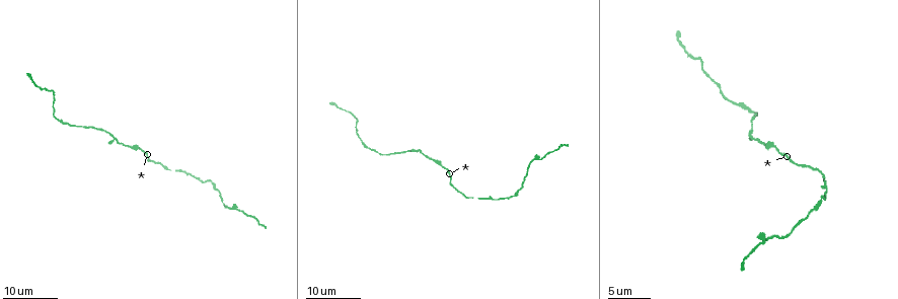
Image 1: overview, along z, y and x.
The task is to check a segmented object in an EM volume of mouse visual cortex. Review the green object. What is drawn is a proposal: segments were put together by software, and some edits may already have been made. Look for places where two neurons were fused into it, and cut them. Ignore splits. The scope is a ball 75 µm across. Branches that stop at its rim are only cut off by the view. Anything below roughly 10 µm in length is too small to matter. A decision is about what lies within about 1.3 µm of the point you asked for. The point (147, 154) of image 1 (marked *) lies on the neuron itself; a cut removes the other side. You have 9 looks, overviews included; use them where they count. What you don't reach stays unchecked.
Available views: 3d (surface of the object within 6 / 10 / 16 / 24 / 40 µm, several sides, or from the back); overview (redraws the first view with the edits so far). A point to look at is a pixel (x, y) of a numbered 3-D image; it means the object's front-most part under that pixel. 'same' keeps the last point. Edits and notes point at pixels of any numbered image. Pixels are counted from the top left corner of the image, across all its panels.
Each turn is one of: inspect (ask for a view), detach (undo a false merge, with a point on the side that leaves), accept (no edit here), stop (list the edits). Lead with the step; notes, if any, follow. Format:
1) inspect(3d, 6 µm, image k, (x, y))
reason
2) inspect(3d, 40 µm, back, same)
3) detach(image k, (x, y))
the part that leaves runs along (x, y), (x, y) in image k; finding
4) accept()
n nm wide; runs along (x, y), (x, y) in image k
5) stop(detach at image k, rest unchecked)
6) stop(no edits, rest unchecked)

inspect(3d, 16 µm, image 1, (773, 147))
thick turns thin

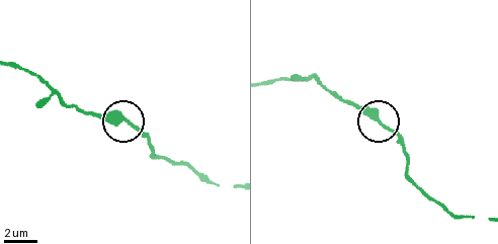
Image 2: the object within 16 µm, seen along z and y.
inspect(3d, 6 µm, image 2, (126, 122))

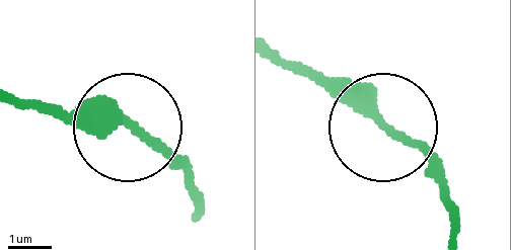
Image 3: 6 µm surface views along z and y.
accept()
210 nm wide; runs along (440, 180), (423, 152), (306, 68) in image 3; all the same neuron

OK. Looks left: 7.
inspect(3d, 16 µm, image 1, (751, 129))
calibre changes

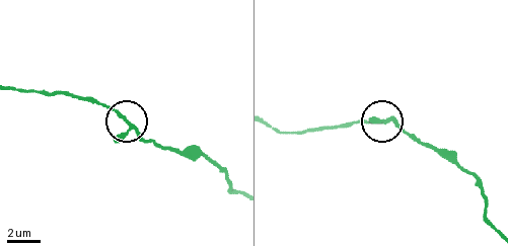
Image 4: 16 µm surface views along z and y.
inspect(3d, 6 µm, image 4, (385, 119))
zoom in

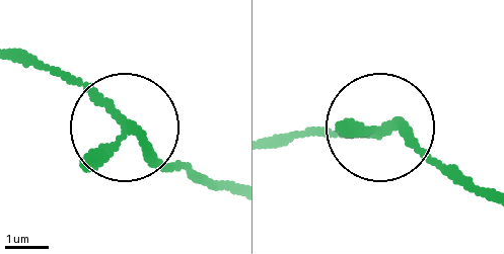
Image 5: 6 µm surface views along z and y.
accept()
3 arms; runs along (485, 198), (386, 133), (281, 137) in image 5; one neuron here

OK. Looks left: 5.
inspect(3d, 24 µm, image 1, (513, 196))
thick turns thin

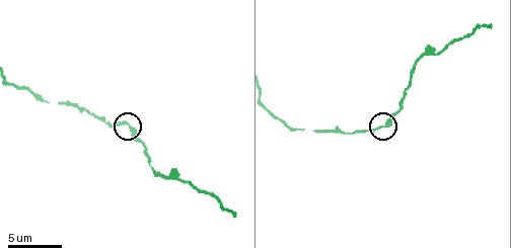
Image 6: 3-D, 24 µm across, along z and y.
inspect(3d, 10 µm, image 6, (125, 124))

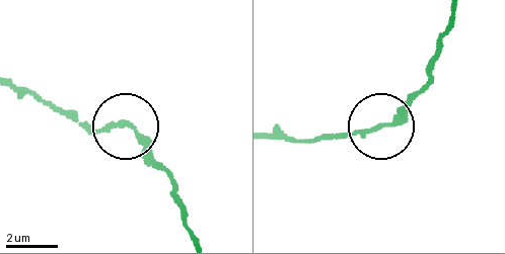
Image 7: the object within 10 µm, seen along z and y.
accept()
one neuron here

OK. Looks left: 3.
inspect(3d, 10 µm, image 6, (150, 161))
thick turns thin

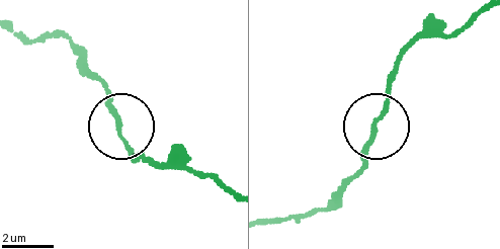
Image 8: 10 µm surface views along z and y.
accept()
150 nm wide; runs along (13, 24), (39, 43), (70, 43), (109, 94), (135, 158) in image 8; one neuron here

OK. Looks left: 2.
stop(no edits, rest unchecked)

